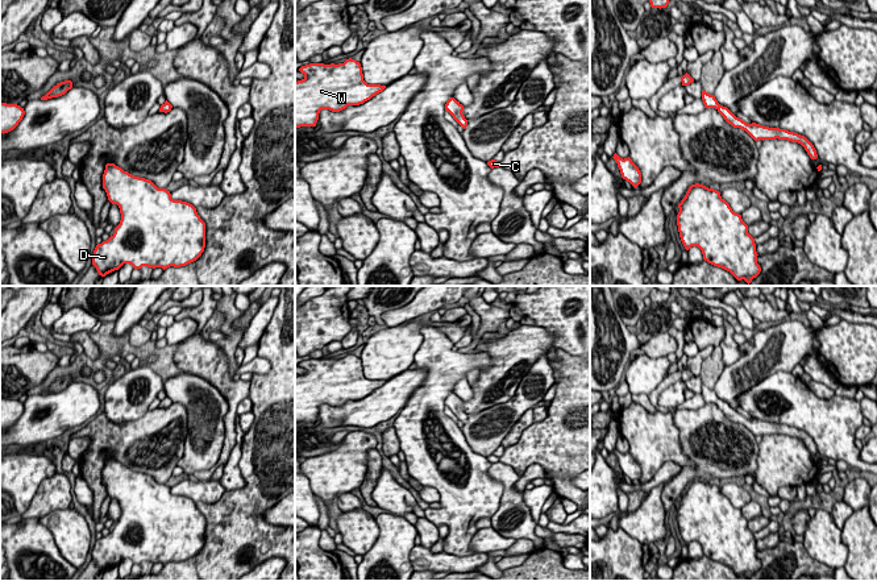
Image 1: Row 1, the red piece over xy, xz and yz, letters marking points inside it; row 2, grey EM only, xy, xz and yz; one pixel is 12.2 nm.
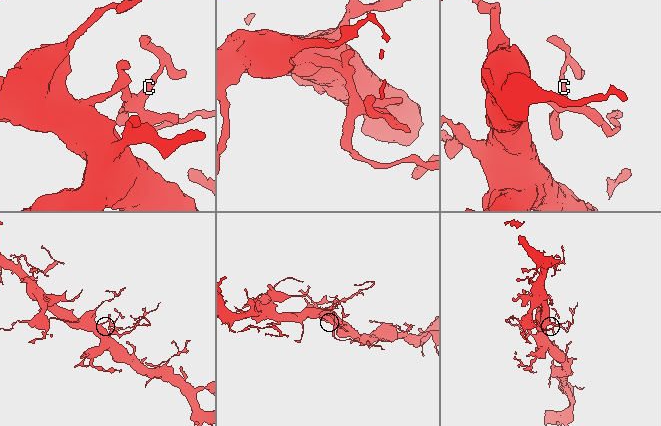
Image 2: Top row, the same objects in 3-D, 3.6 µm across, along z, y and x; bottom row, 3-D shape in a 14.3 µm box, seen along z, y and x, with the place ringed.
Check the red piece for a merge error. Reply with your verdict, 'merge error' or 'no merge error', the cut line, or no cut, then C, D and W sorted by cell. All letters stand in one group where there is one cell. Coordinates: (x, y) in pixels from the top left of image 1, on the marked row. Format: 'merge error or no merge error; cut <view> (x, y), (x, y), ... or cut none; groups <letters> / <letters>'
no merge error; cut none; groups C D W

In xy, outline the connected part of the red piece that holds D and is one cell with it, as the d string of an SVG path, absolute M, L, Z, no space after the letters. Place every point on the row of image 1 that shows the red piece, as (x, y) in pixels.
M115 163L105 165L103 188L108 200L119 206L121 220L115 233L93 250L92 265L99 275L105 277L124 263L134 269L180 267L196 261L204 252L205 223L192 204L174 200L166 188L158 188L151 180L134 177Z

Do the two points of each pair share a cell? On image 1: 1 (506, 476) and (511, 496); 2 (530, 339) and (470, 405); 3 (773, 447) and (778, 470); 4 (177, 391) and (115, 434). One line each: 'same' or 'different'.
1: same
2: same
3: same
4: different

